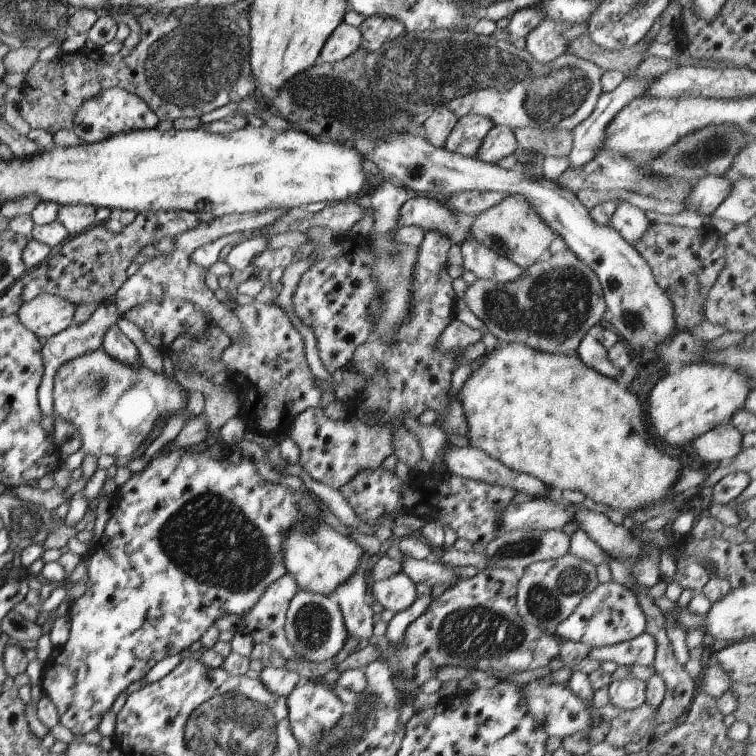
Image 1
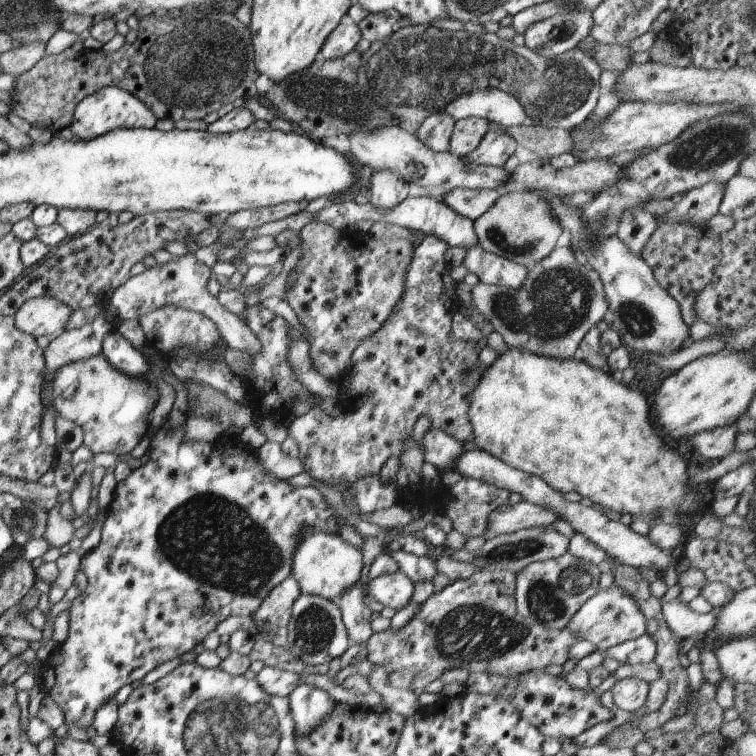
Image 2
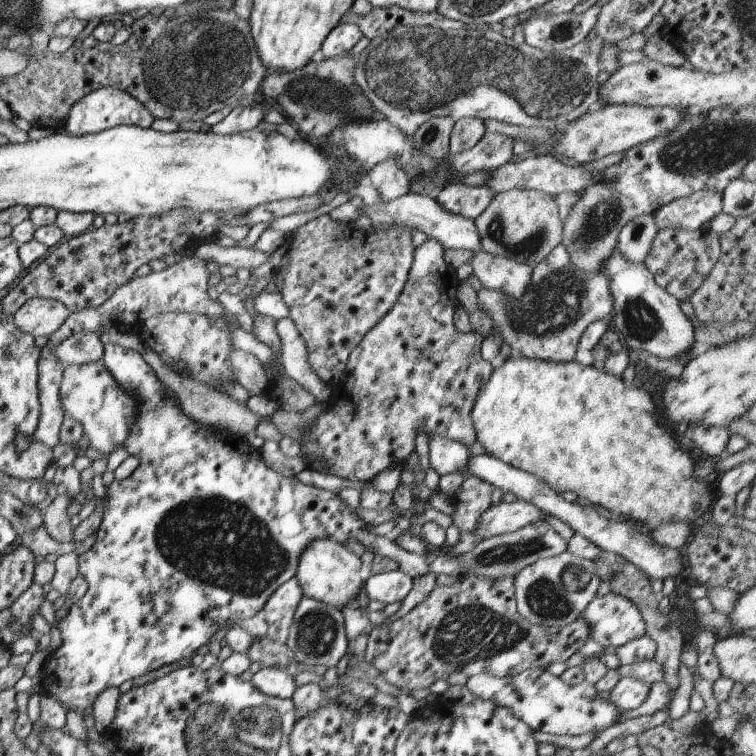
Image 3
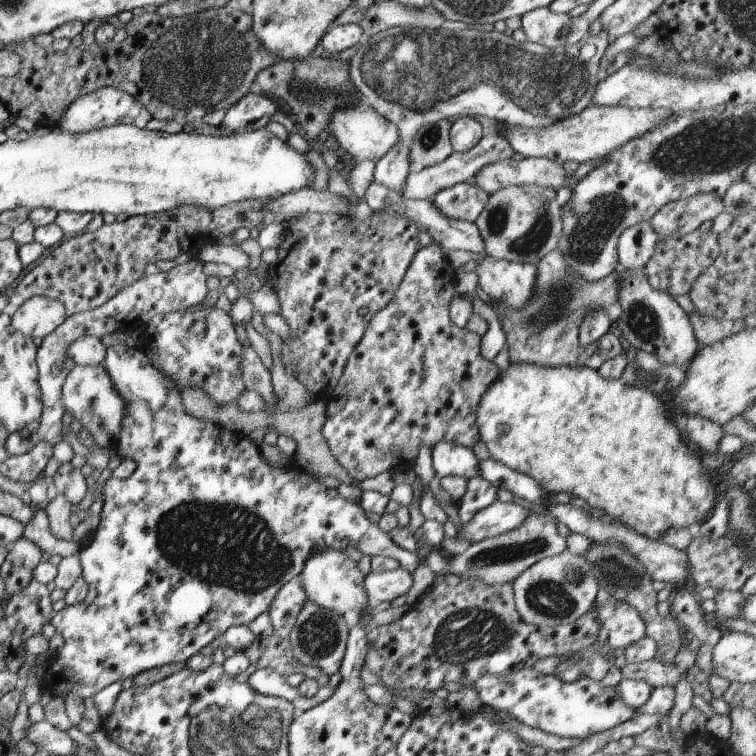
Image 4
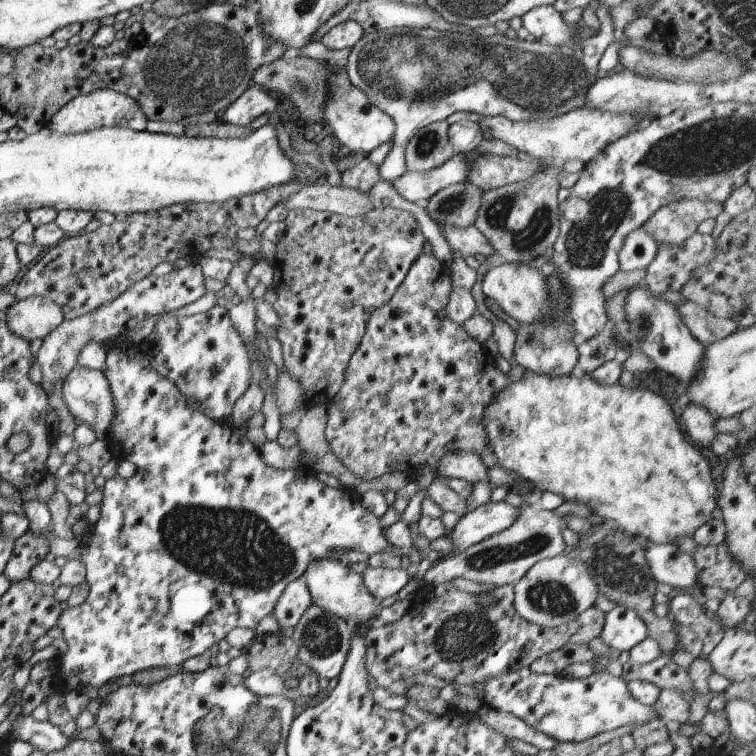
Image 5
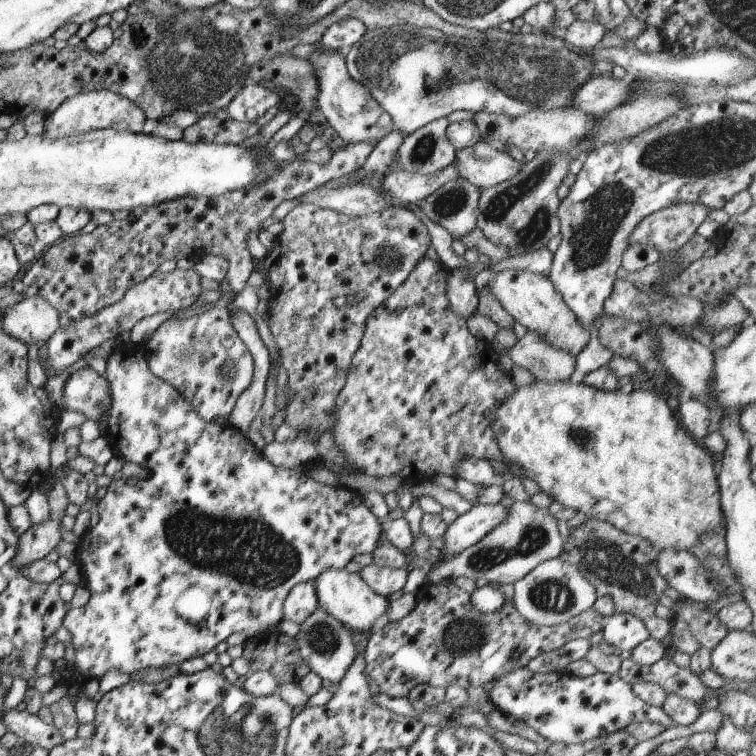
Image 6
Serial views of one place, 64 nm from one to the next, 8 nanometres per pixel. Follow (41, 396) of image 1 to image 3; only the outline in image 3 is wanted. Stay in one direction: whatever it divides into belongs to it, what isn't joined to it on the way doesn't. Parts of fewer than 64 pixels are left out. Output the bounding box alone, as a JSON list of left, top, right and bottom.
[53,332,103,368]

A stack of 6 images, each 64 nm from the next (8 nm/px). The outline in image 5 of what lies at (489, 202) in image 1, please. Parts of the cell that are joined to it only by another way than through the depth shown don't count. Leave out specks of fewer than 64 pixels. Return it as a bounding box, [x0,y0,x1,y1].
[424,180,482,229]

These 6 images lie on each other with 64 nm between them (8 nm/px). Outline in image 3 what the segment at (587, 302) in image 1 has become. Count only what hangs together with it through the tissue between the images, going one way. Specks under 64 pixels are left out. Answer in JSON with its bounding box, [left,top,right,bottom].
[476,244,612,363]

